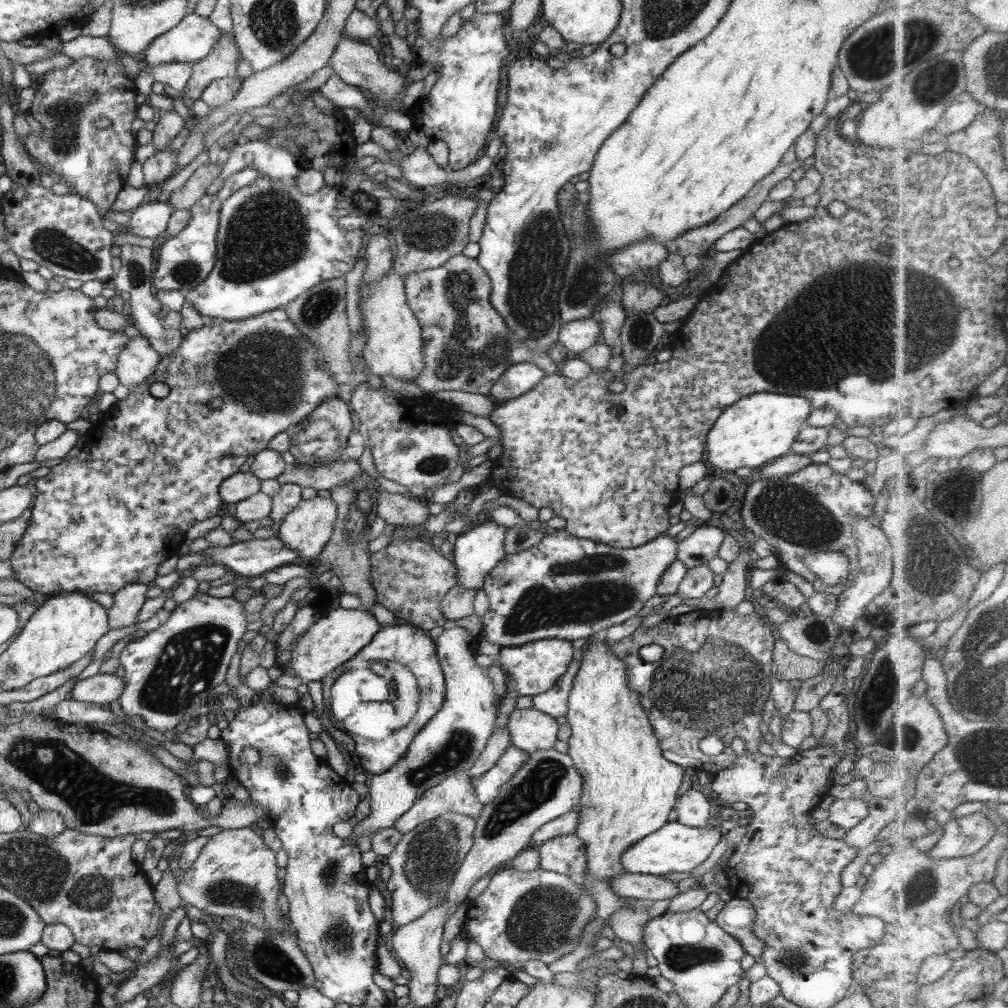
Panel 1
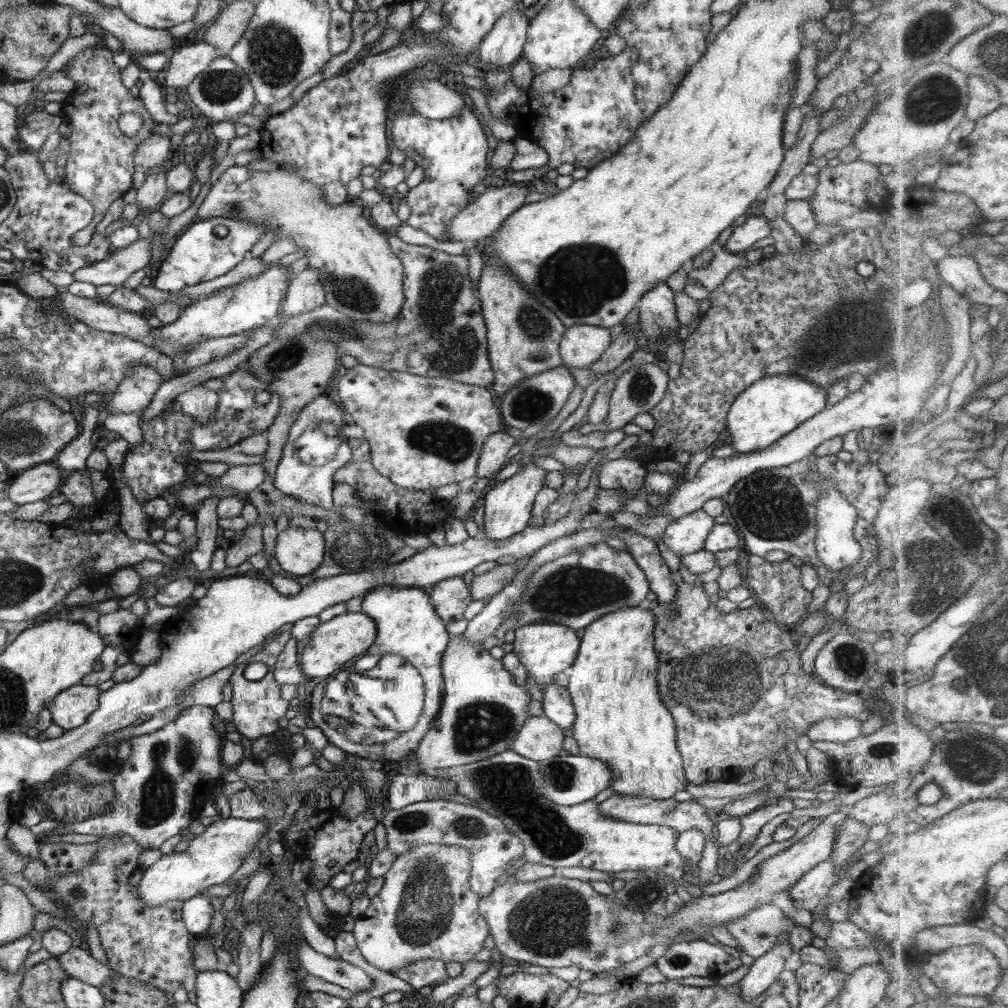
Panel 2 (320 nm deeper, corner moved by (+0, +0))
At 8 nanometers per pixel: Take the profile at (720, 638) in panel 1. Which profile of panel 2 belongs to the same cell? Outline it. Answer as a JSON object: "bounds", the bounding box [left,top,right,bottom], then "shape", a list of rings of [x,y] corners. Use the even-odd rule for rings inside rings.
{"bounds":[655,581,877,785],"shape":[[[681,581],[677,584],[677,595],[672,603],[672,607],[667,606],[665,610],[655,611],[655,649],[658,653],[659,668],[657,668],[657,687],[662,702],[668,707],[673,716],[677,728],[677,747],[683,758],[683,767],[686,780],[690,785],[701,785],[705,782],[712,782],[713,779],[722,782],[737,782],[746,770],[753,768],[754,764],[758,764],[762,758],[770,758],[774,762],[775,754],[779,748],[785,748],[788,742],[798,740],[799,734],[807,734],[807,731],[813,724],[824,720],[825,718],[840,718],[841,716],[850,716],[856,718],[858,714],[862,714],[864,710],[873,711],[877,706],[875,702],[864,693],[847,693],[829,686],[821,682],[813,673],[806,673],[802,669],[802,662],[798,652],[798,643],[794,634],[790,629],[781,627],[776,624],[767,614],[767,612],[756,604],[746,610],[736,609],[730,613],[720,613],[709,596],[702,588],[702,581],[693,583]]]}

